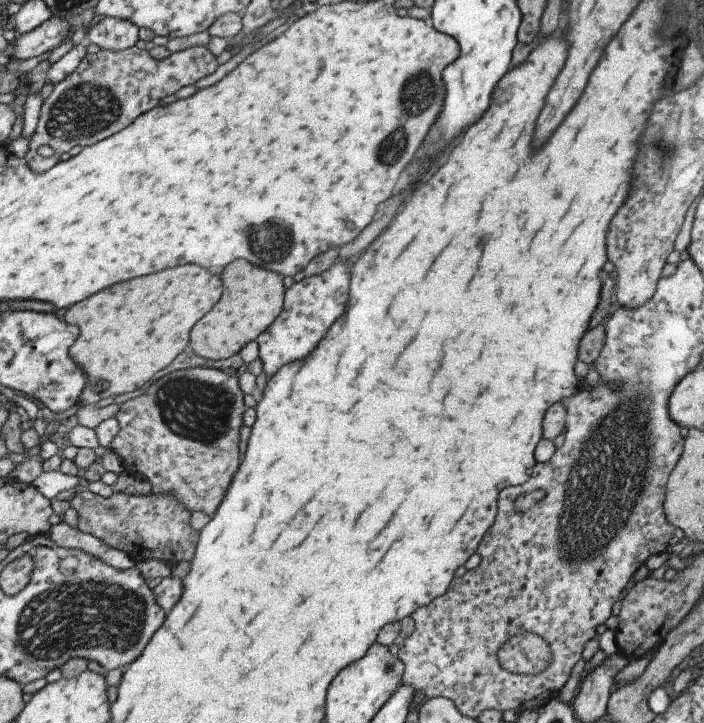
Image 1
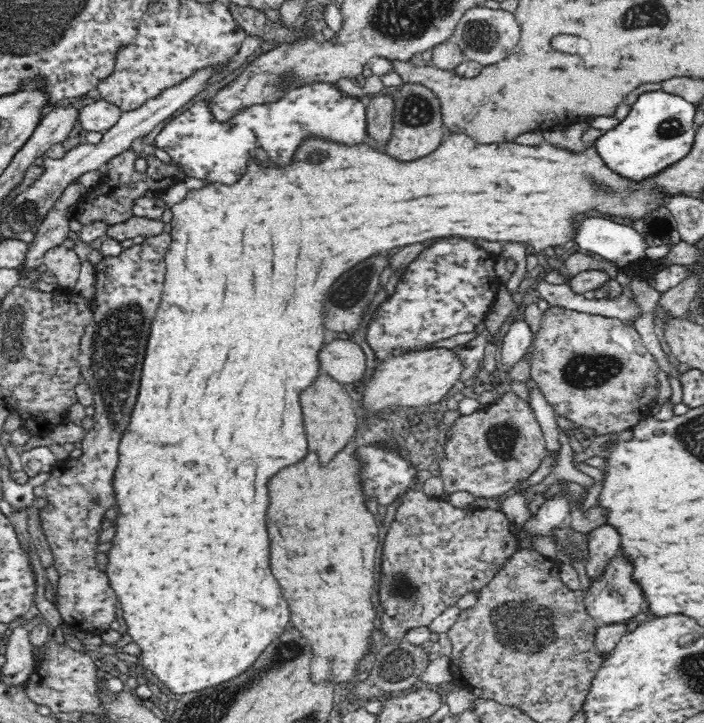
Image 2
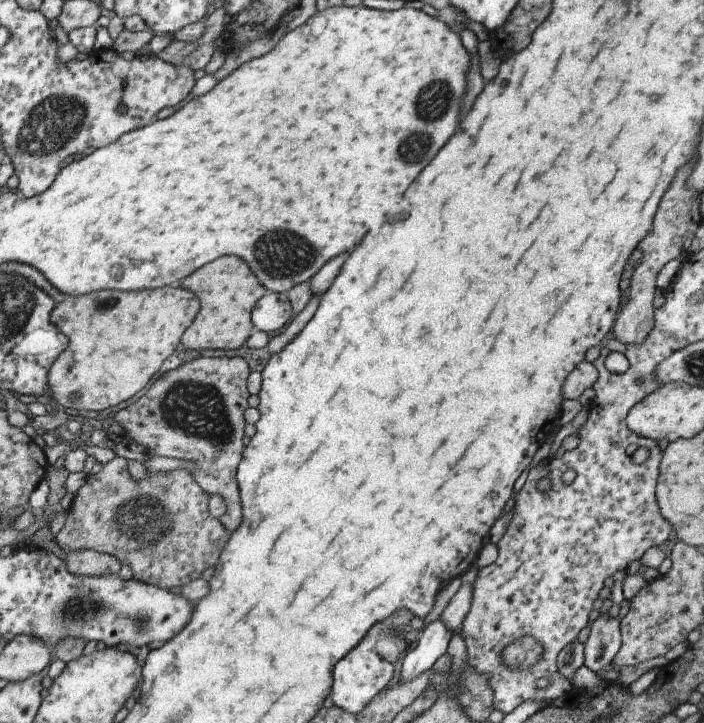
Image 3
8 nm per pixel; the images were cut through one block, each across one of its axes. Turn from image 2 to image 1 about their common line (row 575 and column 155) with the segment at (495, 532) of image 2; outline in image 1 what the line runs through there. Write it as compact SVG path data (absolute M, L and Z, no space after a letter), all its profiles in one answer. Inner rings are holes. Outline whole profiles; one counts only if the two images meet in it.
M194 367L172 371L155 380L141 395L119 404L113 415L119 430L109 449L121 458L128 474L148 482L152 494L171 492L185 510L213 516L239 466L237 444L245 408L243 395L238 378L227 376L221 370Z

